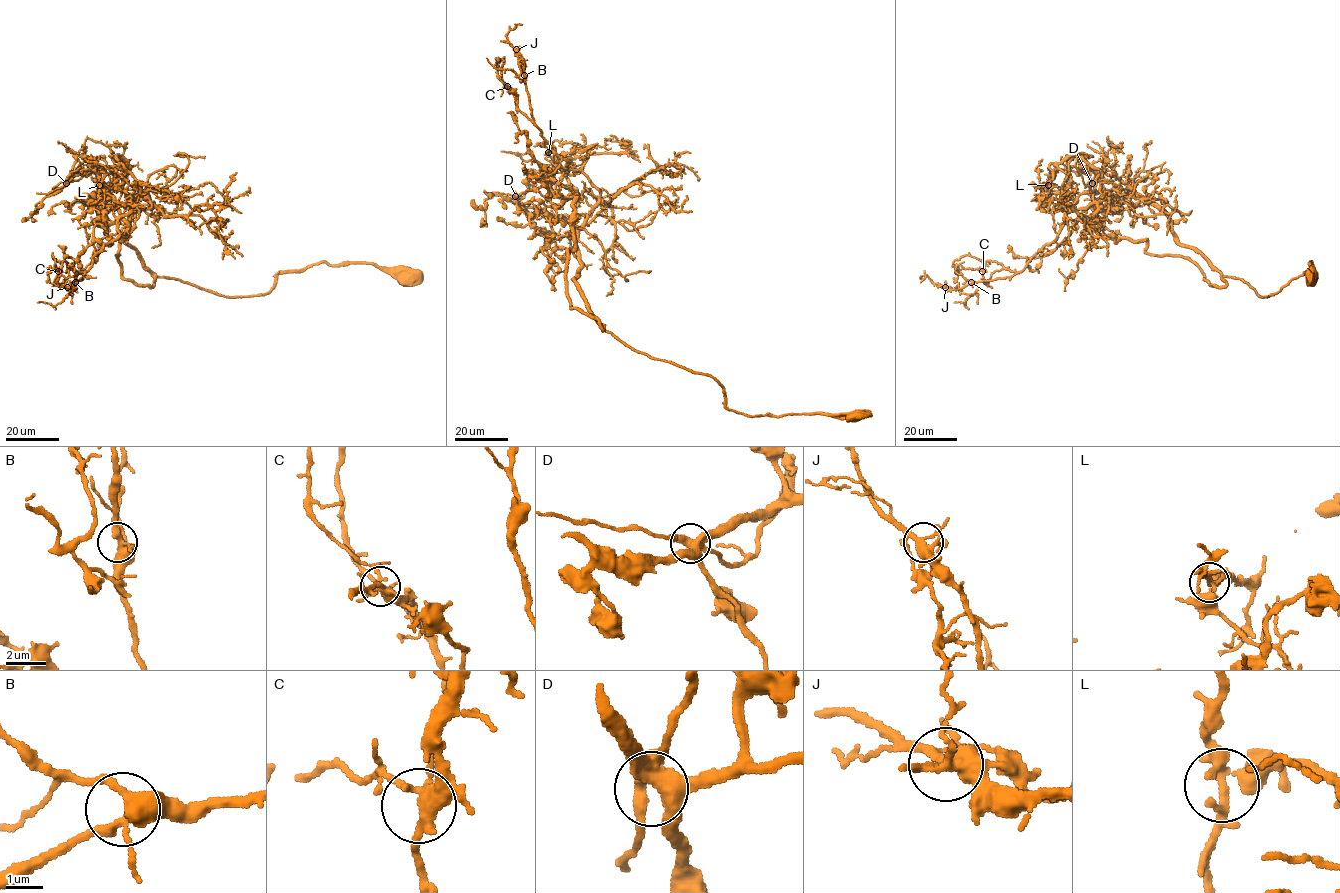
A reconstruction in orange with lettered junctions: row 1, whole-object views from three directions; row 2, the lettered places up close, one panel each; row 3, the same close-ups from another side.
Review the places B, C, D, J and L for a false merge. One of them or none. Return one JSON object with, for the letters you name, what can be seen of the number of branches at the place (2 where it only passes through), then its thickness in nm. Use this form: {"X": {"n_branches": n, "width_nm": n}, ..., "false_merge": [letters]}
{"J": {"n_branches": 5, "width_nm": 360}, "false_merge": ["J"]}

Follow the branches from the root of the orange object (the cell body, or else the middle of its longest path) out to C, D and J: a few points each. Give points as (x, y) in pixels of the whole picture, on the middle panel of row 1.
C: (858, 415), (738, 413), (711, 377), (609, 333), (575, 281), (578, 228), (599, 191), (566, 167), (507, 86)
D: (858, 415), (738, 413), (711, 377), (625, 346), (575, 281), (579, 198), (556, 183), (515, 196)
J: (858, 415), (736, 413), (711, 377), (602, 326), (575, 281), (578, 228), (599, 191), (536, 126), (516, 49)

